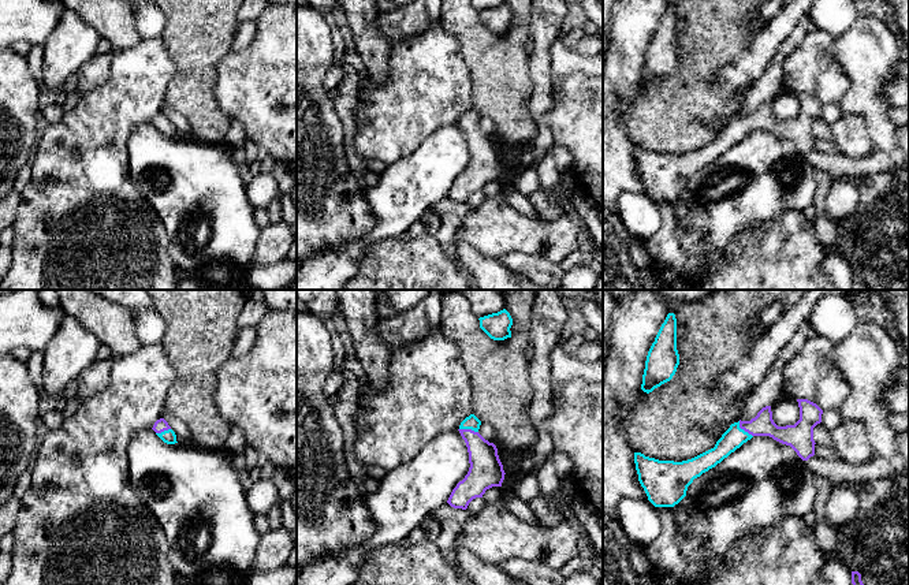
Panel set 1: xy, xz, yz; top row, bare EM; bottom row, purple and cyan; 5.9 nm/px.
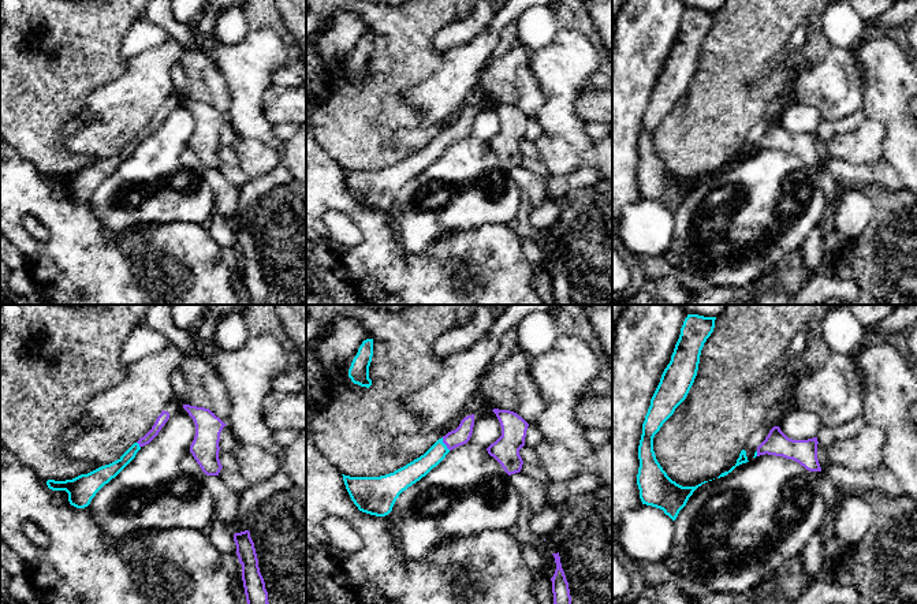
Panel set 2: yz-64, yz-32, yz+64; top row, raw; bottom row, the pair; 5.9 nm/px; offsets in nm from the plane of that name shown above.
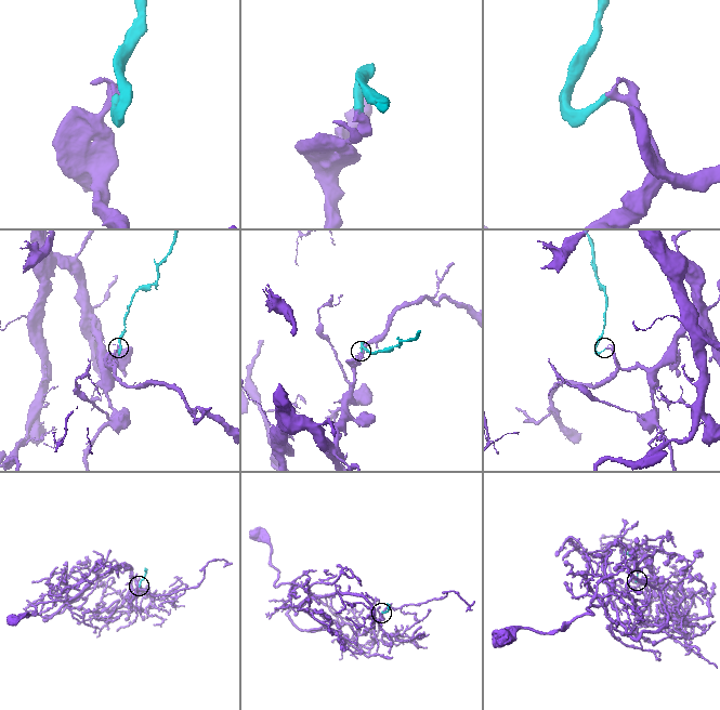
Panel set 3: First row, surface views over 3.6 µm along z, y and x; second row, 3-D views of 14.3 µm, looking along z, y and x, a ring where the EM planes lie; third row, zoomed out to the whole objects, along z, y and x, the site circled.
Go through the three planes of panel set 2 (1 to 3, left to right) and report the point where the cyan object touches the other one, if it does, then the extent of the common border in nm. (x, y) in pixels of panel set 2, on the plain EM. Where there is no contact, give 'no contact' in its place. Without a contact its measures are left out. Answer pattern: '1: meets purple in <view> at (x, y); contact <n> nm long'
1: meets purple in yz-64 at (138, 137); contact 40 nm long
2: meets purple in yz-32 at (444, 137); contact 90 nm long
3: meets purple in yz+64 at (757, 148); contact 30 nm long

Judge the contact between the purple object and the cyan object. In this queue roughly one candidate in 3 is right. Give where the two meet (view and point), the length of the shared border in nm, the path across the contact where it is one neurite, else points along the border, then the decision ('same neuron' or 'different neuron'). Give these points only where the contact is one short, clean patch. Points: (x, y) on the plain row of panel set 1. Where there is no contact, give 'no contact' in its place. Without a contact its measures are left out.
yz (744, 123) | 130 nm | across yz (763, 118), (744, 123), (734, 130) | same neuron

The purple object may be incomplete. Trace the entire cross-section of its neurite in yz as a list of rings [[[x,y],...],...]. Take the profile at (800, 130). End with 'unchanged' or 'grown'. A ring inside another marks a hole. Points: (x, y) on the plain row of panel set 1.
[[[797,93],[797,96],[800,101],[800,113],[794,119],[778,120],[772,113],[771,100],[765,100],[750,115],[740,113],[738,116],[731,118],[730,122],[716,135],[714,142],[688,154],[659,154],[645,150],[641,146],[634,146],[638,175],[644,182],[648,194],[655,201],[674,201],[686,190],[688,180],[693,176],[694,172],[715,161],[753,130],[770,130],[782,138],[790,139],[802,154],[808,154],[815,149],[816,137],[813,134],[813,122],[822,116],[823,104],[808,93]]] | grown

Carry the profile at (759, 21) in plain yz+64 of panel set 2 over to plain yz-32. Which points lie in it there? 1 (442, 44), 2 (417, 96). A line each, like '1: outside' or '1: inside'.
1: outside
2: outside

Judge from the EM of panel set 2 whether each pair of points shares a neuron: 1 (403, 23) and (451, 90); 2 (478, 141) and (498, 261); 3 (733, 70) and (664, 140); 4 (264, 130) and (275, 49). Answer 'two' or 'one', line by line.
1: two
2: two
3: one
4: one

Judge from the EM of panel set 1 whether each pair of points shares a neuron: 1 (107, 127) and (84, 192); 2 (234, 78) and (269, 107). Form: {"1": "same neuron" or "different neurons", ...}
{"1": "same neuron", "2": "same neuron"}

